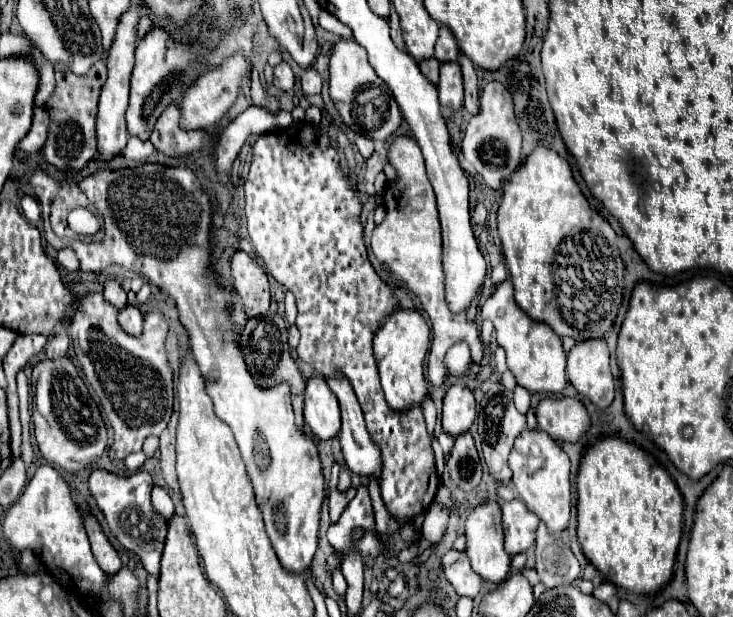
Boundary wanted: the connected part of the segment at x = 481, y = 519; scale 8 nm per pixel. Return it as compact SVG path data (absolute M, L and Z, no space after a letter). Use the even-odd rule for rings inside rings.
M482 500L478 502L468 518L466 518L466 556L470 560L470 566L476 574L480 574L484 580L490 582L502 582L510 572L510 560L512 556L504 550L504 532L500 522L500 504L496 500Z

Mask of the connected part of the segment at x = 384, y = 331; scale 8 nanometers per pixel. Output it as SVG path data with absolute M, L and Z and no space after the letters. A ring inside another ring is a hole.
M396 308L378 326L372 340L372 348L378 364L382 390L386 394L386 402L390 408L406 410L412 404L420 404L428 394L424 378L424 356L428 352L428 342L430 342L428 324L420 316L420 312L412 308Z

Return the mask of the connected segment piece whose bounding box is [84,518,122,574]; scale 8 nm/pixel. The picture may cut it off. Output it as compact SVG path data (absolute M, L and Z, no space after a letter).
M84 518L84 522L86 522L86 532L88 532L88 538L90 538L92 554L94 554L96 562L100 564L100 568L106 574L116 574L122 568L122 562L120 562L118 552L108 542L108 538L104 536L100 524L94 518Z

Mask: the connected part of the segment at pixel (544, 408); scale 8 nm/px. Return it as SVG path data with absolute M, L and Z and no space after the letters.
M544 398L536 406L538 428L554 440L576 442L590 426L588 412L578 398Z

